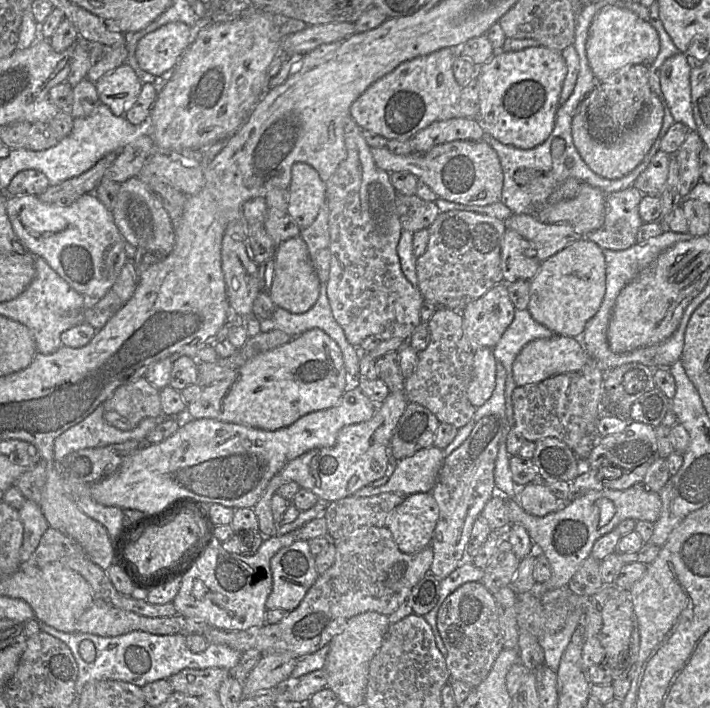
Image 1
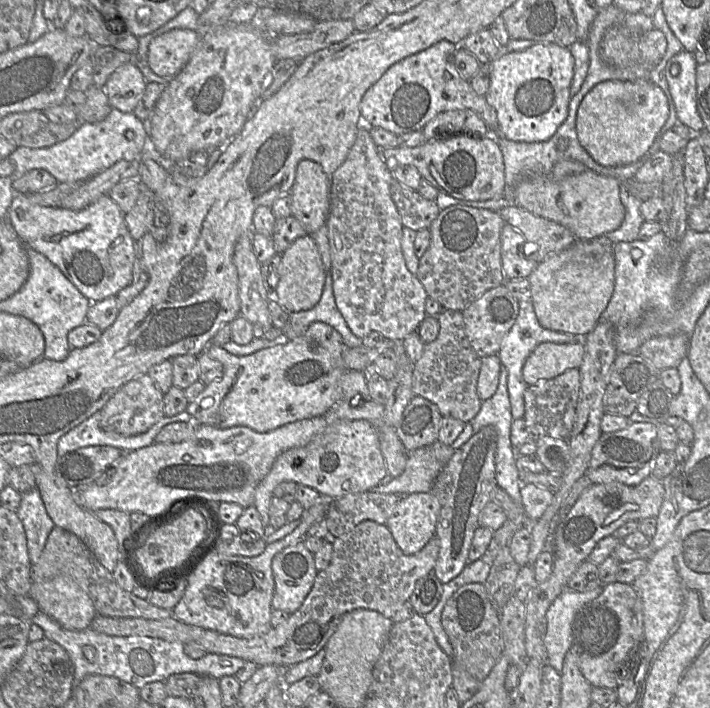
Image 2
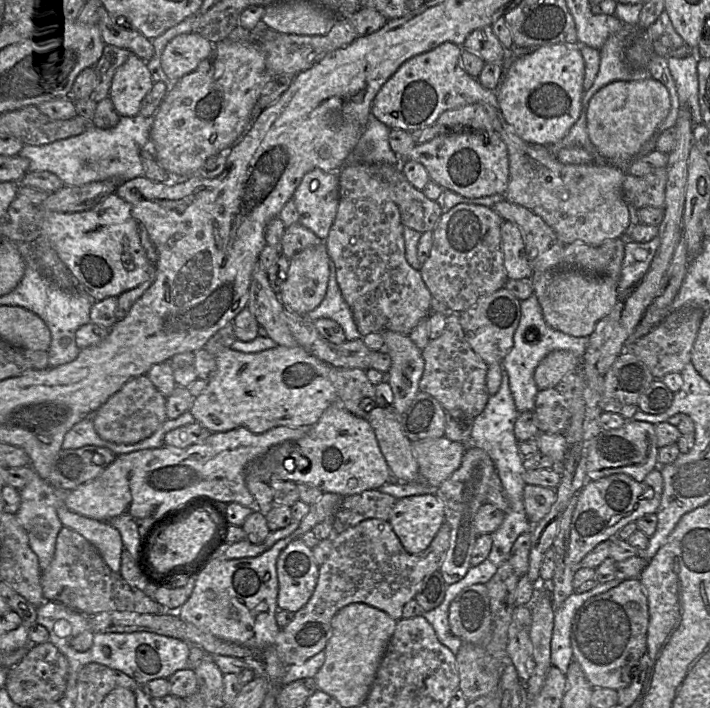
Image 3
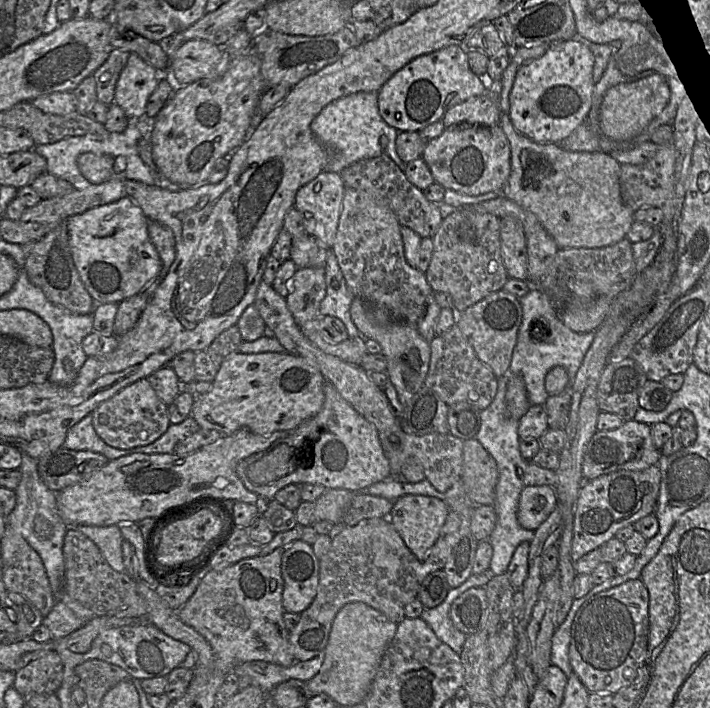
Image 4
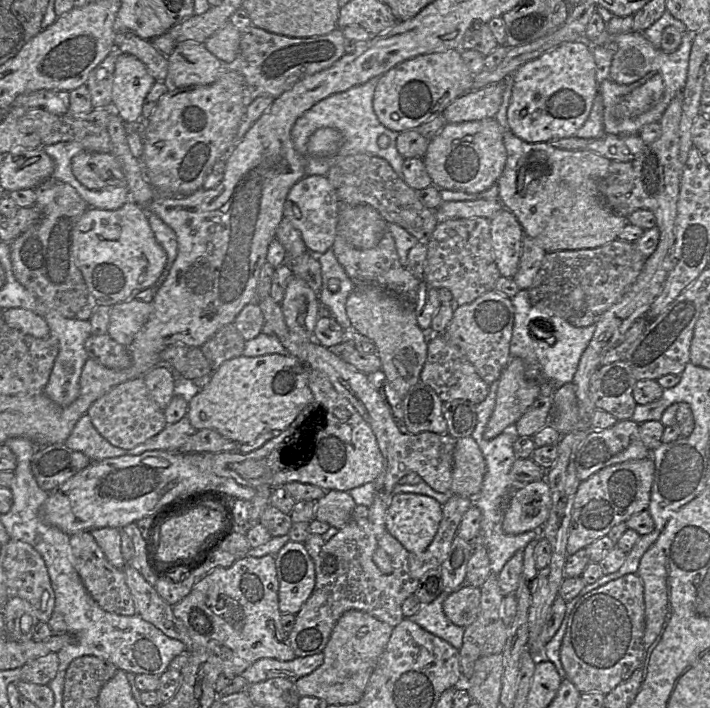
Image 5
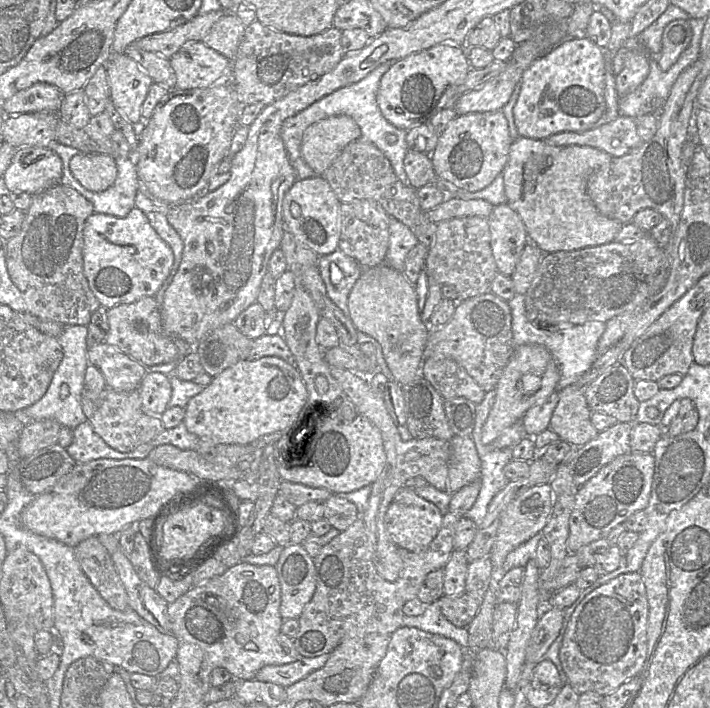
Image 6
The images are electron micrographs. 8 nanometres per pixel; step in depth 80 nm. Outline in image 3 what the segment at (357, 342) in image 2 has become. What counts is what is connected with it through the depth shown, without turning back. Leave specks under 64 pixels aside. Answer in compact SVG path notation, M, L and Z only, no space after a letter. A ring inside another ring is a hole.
M331 260L329 262L329 279L325 297L319 306L306 313L304 317L313 322L319 318L334 320L343 329L347 341L363 338L353 320L350 307L343 299L336 280L335 265Z

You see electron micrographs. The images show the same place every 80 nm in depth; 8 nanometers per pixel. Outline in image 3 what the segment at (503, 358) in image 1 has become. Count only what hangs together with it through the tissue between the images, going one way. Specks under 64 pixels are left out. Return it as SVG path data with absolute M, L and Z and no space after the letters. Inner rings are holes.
M532 294L528 299L520 302L521 317L519 325L513 336L513 347L502 360L502 368L509 377L510 390L514 399L516 409L519 413L533 412L535 399L539 391L534 372L539 363L552 351L565 350L582 359L589 341L589 337L573 337L555 330L547 325L543 318L542 309L537 297Z

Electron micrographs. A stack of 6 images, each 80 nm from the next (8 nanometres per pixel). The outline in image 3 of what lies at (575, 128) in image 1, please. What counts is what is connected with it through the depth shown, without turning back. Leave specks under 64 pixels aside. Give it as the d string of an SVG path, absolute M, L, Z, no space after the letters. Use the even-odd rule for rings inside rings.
M653 78L639 81L614 81L599 89L588 103L586 119L587 132L591 142L605 158L610 158L609 165L631 165L641 157L656 149L659 137L657 127L670 111L670 96L667 88Z

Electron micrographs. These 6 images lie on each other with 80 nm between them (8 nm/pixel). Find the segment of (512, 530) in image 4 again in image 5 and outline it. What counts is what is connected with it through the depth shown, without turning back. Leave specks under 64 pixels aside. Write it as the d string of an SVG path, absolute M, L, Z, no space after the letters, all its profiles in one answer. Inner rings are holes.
M495 381L490 385L486 399L476 406L477 424L471 437L478 444L486 461L486 473L483 479L482 488L480 493L474 498L473 503L474 506L480 509L482 514L480 534L478 535L477 540L480 540L488 551L492 574L499 576L506 563L517 551L524 550L531 541L541 538L542 536L541 530L532 530L522 534L510 535L505 533L502 528L504 514L514 492L527 484L520 484L520 482L517 482L512 478L511 468L517 459L514 452L514 443L516 442L516 439L520 437L515 432L515 426L507 427L503 433L491 440L486 440L483 437L487 423L495 409L497 389L498 381Z

